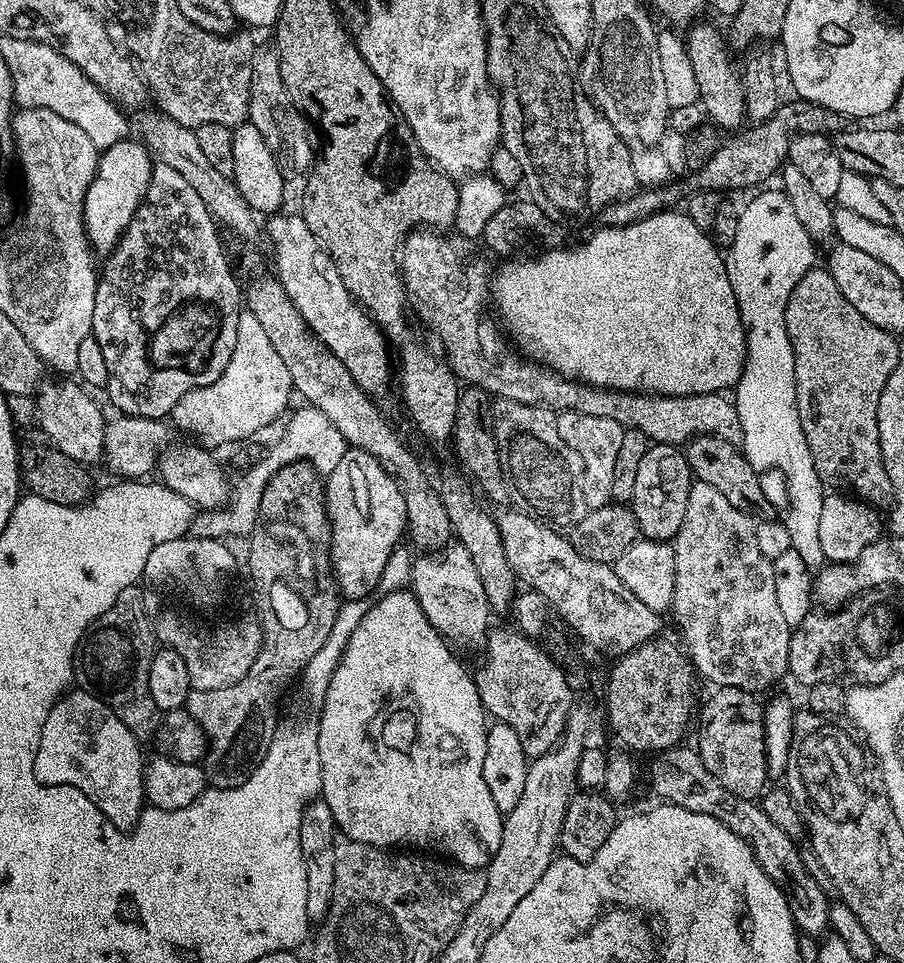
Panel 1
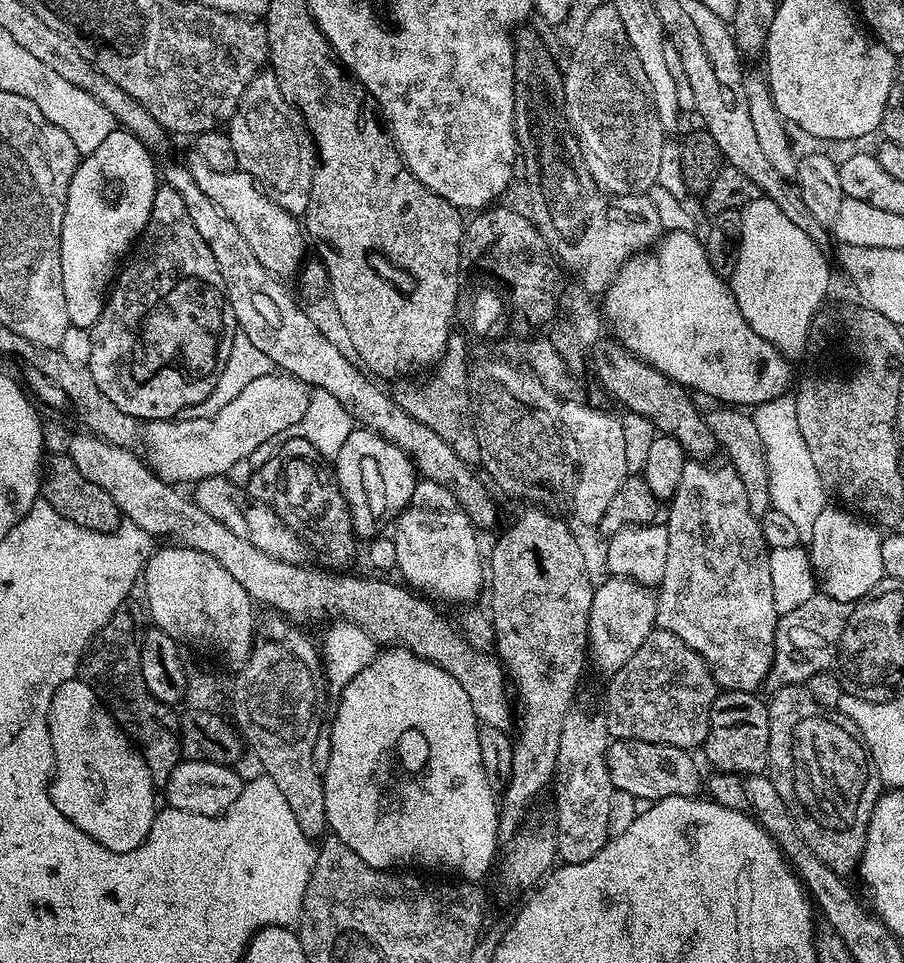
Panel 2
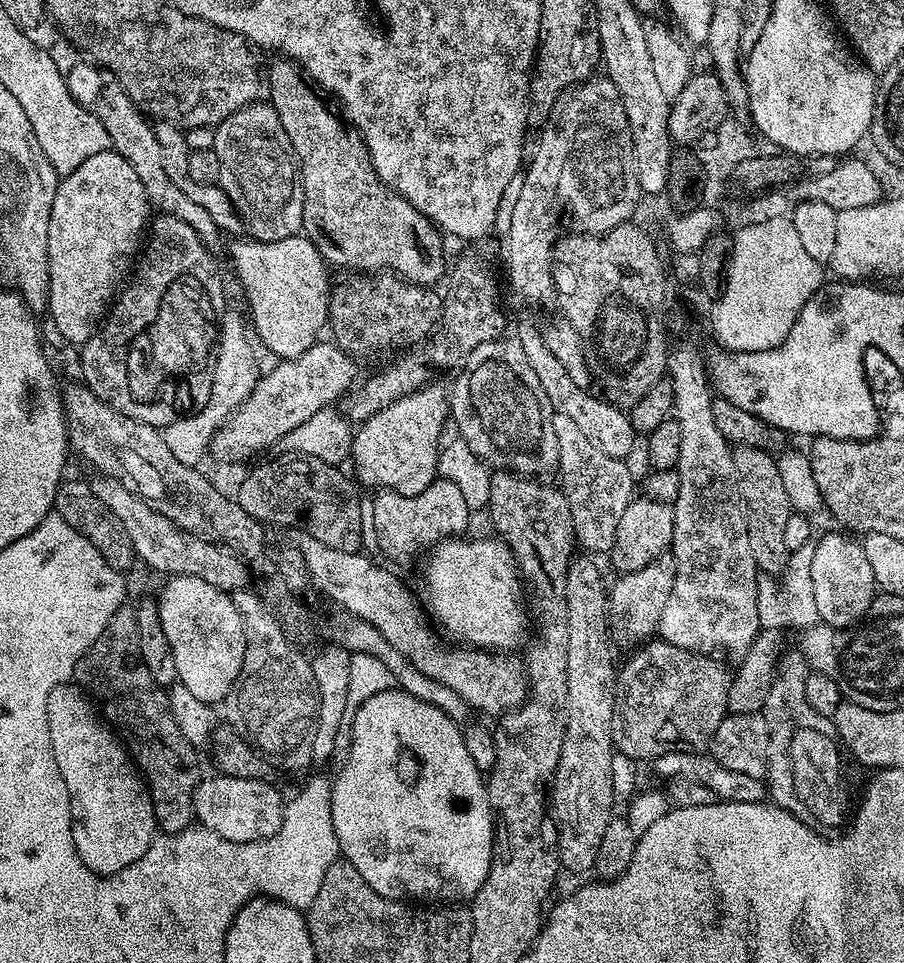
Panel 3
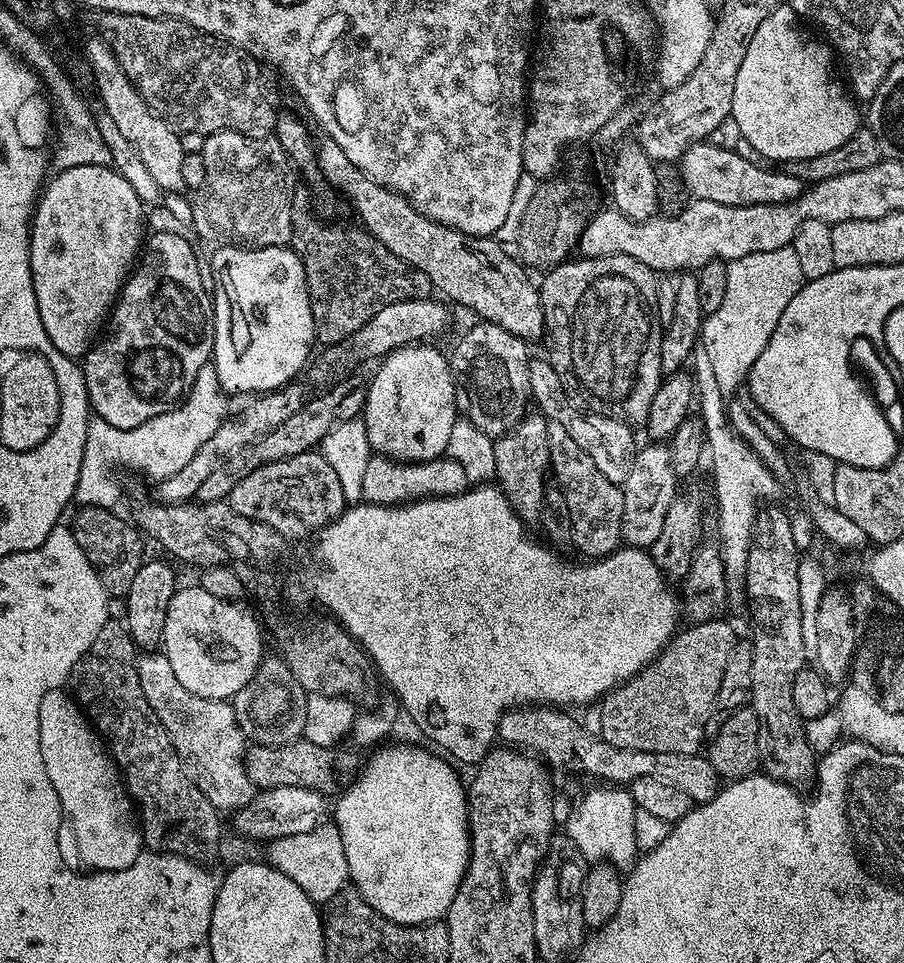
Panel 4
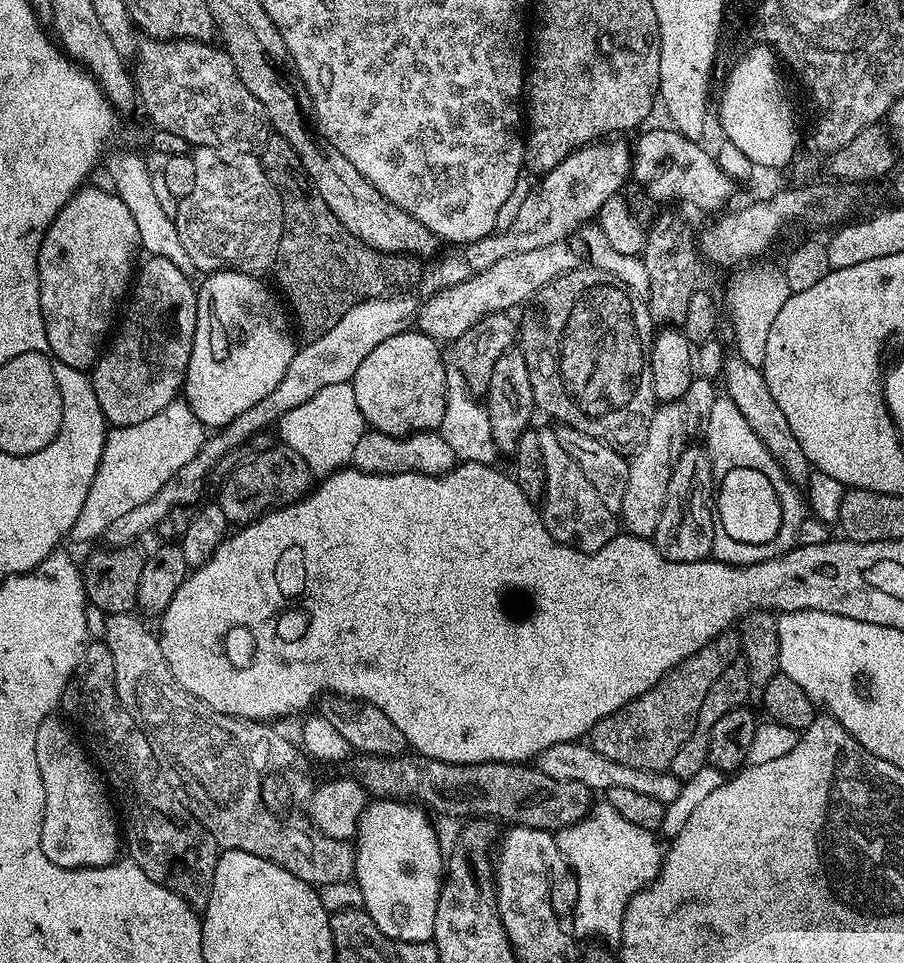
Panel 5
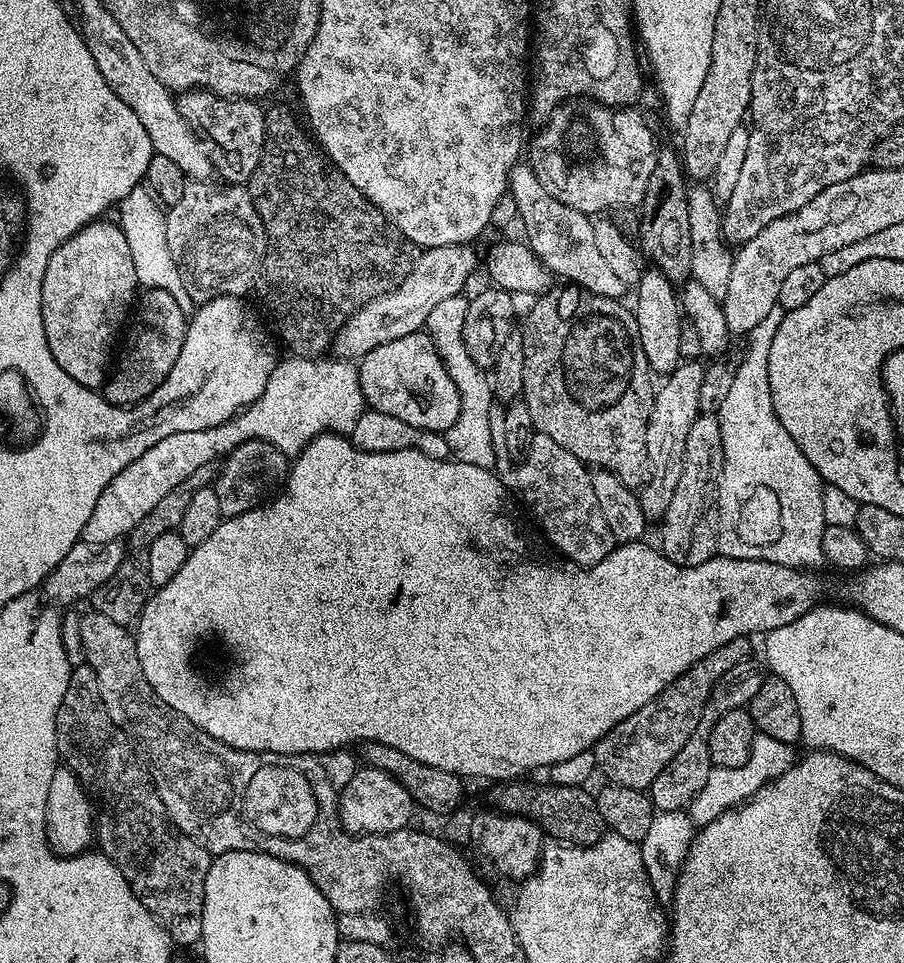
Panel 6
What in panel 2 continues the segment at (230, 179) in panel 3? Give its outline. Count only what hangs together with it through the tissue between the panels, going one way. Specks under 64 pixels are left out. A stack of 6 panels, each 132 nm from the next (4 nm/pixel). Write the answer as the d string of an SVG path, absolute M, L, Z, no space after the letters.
M262 70L246 86L226 133L237 155L237 169L250 174L267 196L295 217L308 210L318 153L304 125L304 117L293 108L270 70Z

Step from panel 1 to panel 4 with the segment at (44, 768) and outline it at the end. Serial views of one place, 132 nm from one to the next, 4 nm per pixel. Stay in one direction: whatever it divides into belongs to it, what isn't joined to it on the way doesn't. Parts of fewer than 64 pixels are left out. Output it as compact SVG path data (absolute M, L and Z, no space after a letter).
M45 702L38 706L38 738L46 774L54 782L60 803L60 856L64 863L81 874L126 870L140 857L144 837L132 836L128 829L132 814L134 818L134 802L96 729L87 719L67 720L62 705Z

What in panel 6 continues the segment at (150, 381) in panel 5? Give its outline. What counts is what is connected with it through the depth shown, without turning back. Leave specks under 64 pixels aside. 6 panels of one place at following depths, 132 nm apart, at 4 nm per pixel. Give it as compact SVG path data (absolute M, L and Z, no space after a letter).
M150 288L139 297L134 315L123 333L122 347L115 357L114 367L107 373L102 385L104 399L125 406L137 404L162 383L170 370L174 370L174 362L178 362L178 358L182 356L182 342L188 329L189 317L186 312L184 316L184 307L181 301L174 298L174 294L166 290Z

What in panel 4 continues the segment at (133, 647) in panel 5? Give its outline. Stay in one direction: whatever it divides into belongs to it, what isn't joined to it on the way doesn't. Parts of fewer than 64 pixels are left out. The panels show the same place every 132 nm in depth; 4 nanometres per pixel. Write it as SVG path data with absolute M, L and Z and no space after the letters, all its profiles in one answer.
M159 651L141 655L136 661L136 669L142 690L148 692L148 700L152 700L156 712L164 716L164 724L172 728L172 740L180 744L180 752L184 752L188 760L196 760L196 768L200 768L200 776L204 776L204 792L230 814L246 807L252 801L254 785L244 765L246 737L238 726L231 703L190 694L190 690L174 678L174 669Z

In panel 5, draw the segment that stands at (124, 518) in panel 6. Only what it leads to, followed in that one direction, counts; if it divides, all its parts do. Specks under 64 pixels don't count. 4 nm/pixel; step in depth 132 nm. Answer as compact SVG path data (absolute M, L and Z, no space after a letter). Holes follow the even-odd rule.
M351 383L326 386L314 394L302 406L294 406L278 421L278 436L290 450L302 454L306 466L317 477L330 476L341 471L352 463L354 446L358 446L358 438L366 430L362 410L358 410L358 402L354 399ZM183 399L173 400L166 410L158 410L154 418L146 418L146 422L138 422L134 426L125 428L113 427L105 435L102 458L98 462L98 470L94 474L94 482L90 482L90 491L86 494L86 502L82 502L82 510L78 514L78 519L74 521L74 526L70 533L71 539L76 540L100 540L104 531L114 522L114 518L127 514L133 506L142 506L142 502L150 502L194 454L203 446L206 439L206 424L192 413L192 408L188 404L183 404Z

